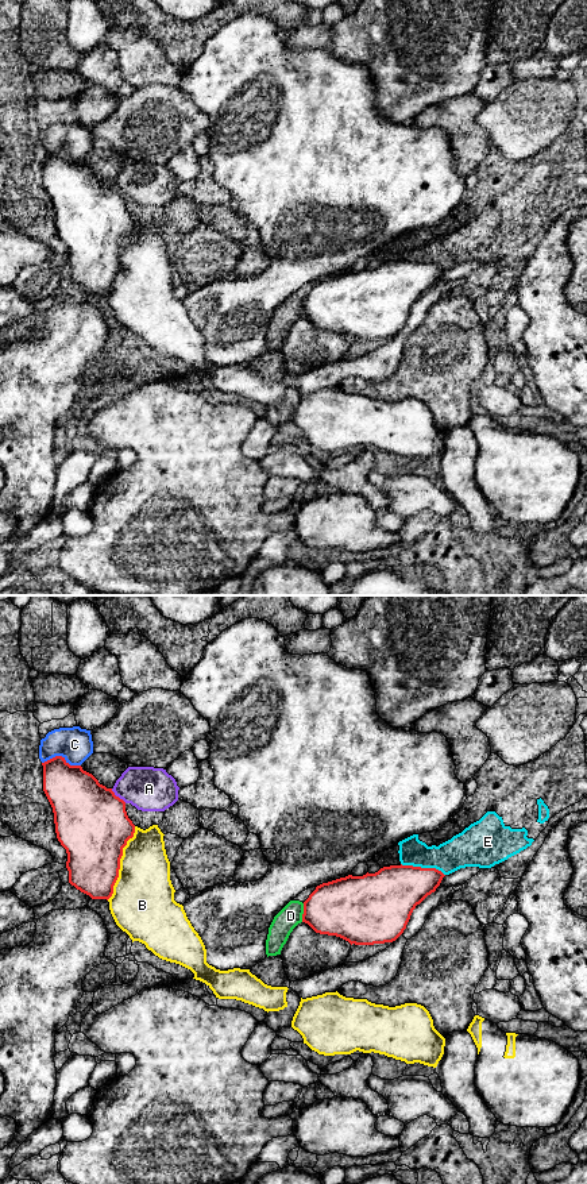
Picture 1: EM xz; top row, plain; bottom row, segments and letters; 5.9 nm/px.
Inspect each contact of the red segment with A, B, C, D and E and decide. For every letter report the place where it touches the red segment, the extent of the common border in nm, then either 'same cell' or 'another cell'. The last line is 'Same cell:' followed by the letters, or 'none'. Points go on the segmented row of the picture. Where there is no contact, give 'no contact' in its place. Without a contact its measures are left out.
A: xz (118, 797) | 130 nm | another cell
B: xz (119, 863) | 480 nm | another cell
C: xz (61, 756) | 240 nm | another cell
D: xz (304, 913) | 110 nm | another cell
E: xz (423, 868) | 280 nm | another cell
Same cell: none

